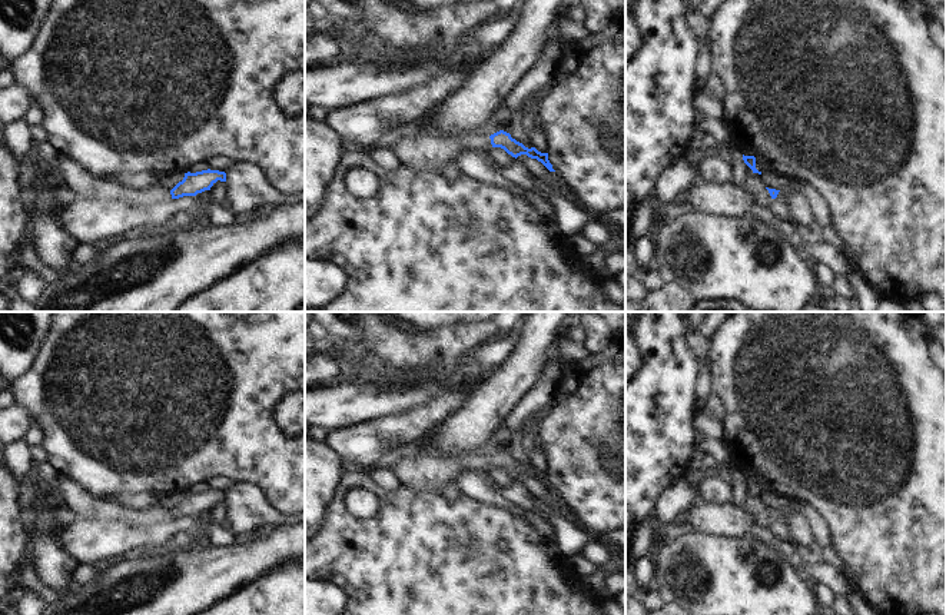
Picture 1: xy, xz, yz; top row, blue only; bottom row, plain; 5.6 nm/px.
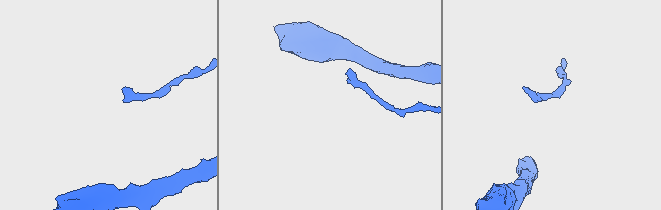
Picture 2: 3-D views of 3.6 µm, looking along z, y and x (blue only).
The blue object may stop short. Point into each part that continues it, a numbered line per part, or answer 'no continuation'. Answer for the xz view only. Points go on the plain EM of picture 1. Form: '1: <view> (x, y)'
1: xz (427, 474)

